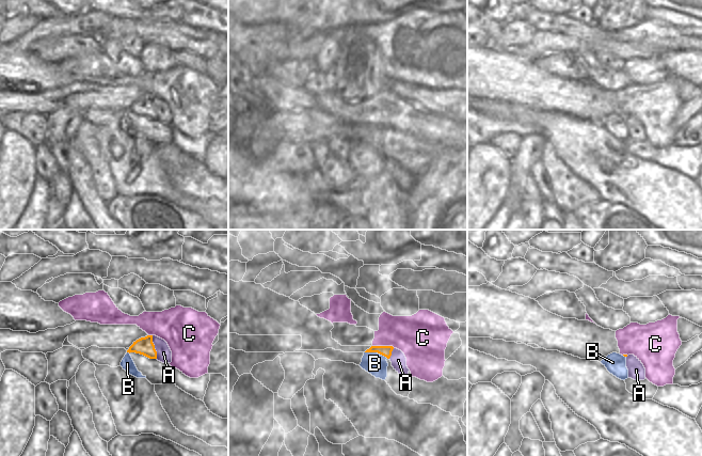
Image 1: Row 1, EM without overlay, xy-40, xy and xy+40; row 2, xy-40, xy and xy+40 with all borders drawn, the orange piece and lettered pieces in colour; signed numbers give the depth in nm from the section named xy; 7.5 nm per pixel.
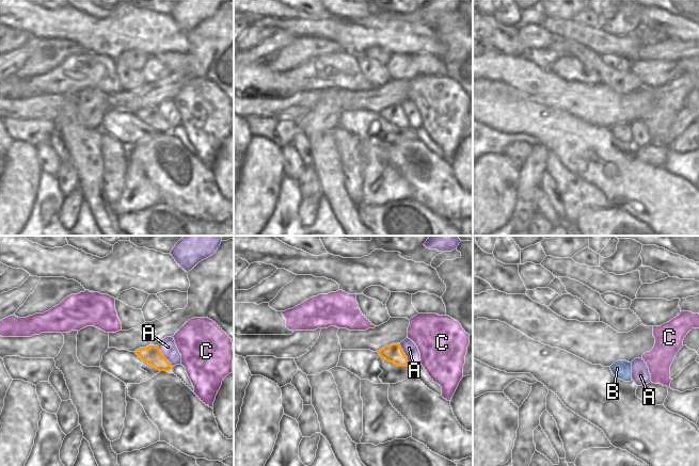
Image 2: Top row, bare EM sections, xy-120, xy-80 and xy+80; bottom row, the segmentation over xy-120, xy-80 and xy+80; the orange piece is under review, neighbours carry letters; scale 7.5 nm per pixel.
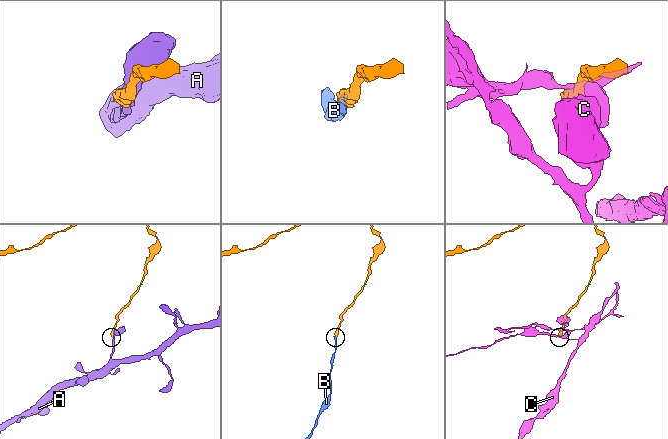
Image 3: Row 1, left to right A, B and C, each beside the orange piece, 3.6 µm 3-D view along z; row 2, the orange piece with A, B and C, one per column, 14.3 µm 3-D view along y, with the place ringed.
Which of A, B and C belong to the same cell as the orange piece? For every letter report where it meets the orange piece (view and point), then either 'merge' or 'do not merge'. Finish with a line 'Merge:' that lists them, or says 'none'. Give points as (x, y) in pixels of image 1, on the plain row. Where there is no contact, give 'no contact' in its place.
A: xy-40 (154, 108) | do not merge
B: xy (377, 112) | merge
C: xy (383, 107) | do not merge
Merge: B

